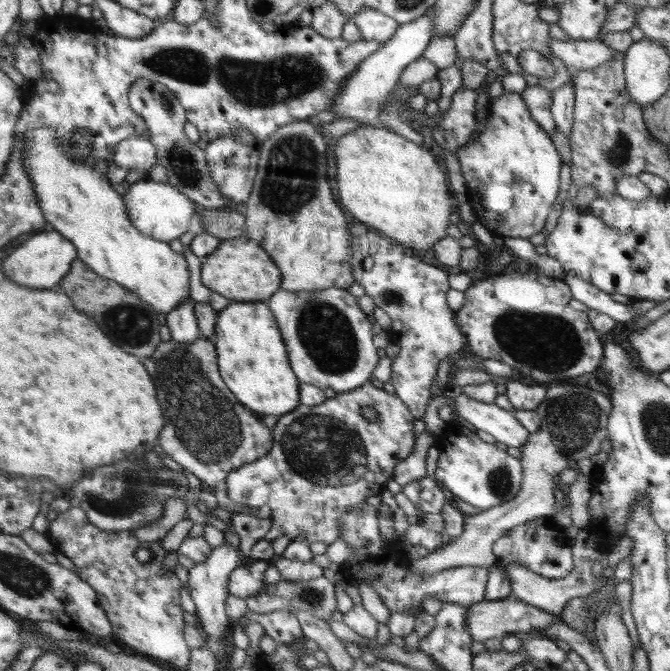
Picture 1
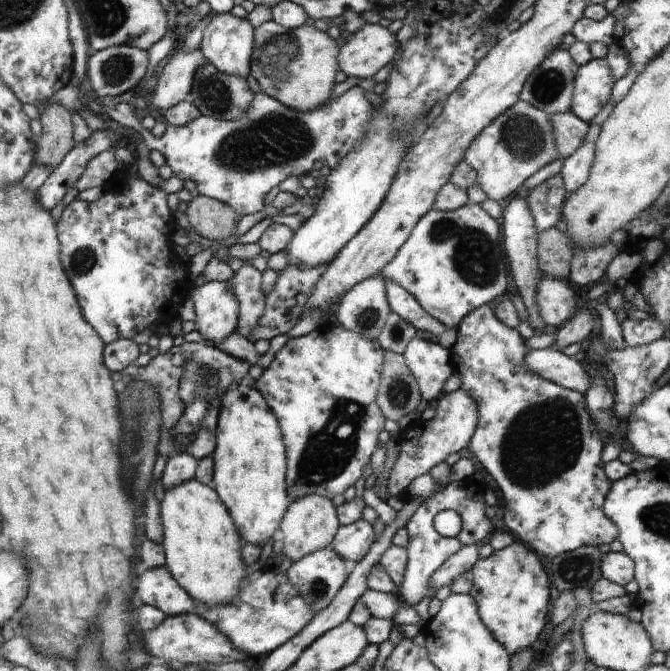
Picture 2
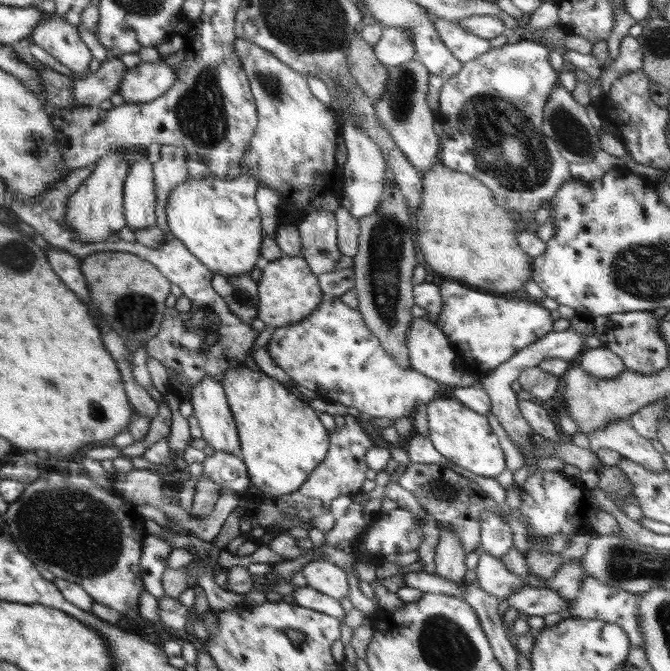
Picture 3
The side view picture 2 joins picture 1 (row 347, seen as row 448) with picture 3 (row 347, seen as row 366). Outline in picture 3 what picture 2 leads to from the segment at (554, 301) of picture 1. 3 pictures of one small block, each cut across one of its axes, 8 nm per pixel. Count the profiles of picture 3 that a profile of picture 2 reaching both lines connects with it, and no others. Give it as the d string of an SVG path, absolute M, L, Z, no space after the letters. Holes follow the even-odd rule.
M454 279L443 281L439 285L439 291L442 311L435 325L446 334L457 356L466 362L474 374L482 375L496 370L497 366L504 364L519 350L553 331L555 316L539 302L506 298Z

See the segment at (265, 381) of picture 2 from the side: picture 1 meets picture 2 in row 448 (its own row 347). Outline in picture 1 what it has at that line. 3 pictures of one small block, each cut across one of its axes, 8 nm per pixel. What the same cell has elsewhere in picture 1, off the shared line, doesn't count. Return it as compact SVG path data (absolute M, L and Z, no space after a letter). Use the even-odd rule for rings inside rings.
M332 286L324 290L278 290L266 304L272 312L282 340L284 341L289 365L300 383L311 384L318 388L332 388L336 393L345 393L371 380L372 371L378 364L377 348L372 343L372 324L357 304L358 298L352 296L347 289Z

